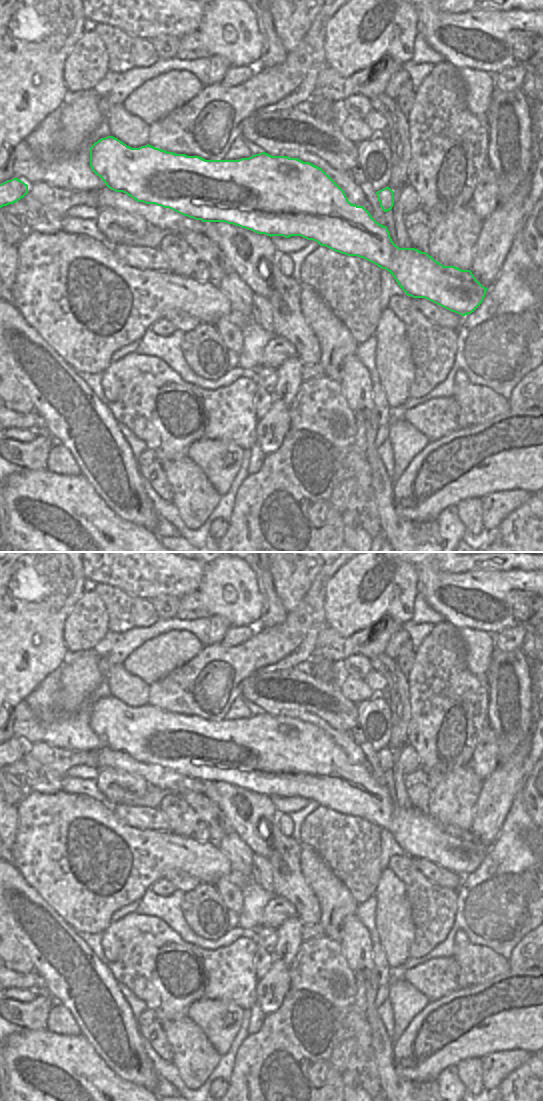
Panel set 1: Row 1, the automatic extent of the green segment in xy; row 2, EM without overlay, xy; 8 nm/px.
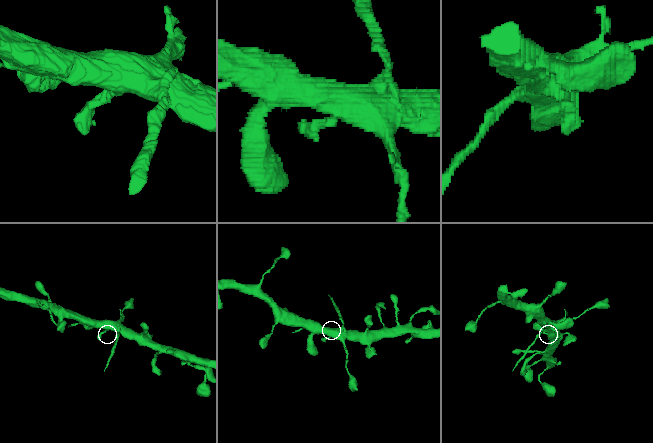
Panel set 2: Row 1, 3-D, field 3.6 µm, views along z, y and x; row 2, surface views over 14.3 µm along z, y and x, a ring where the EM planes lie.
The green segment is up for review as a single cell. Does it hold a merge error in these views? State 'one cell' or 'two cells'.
two cells

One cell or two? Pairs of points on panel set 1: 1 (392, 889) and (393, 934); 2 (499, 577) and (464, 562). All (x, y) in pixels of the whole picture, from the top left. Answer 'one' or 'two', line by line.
1: one
2: two

